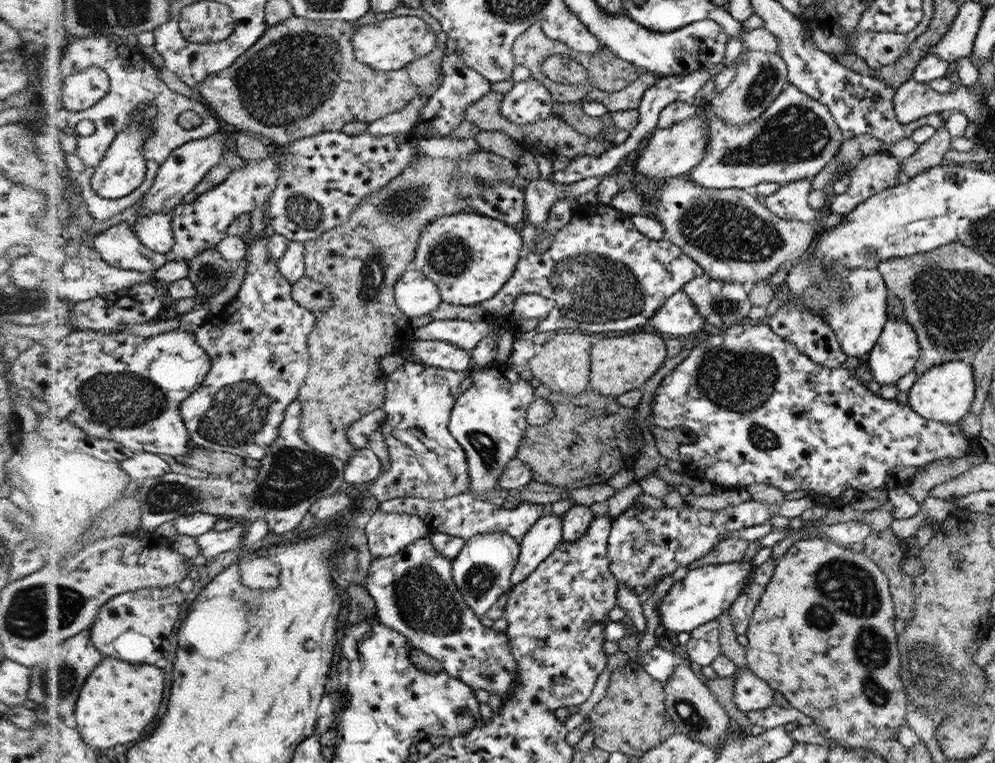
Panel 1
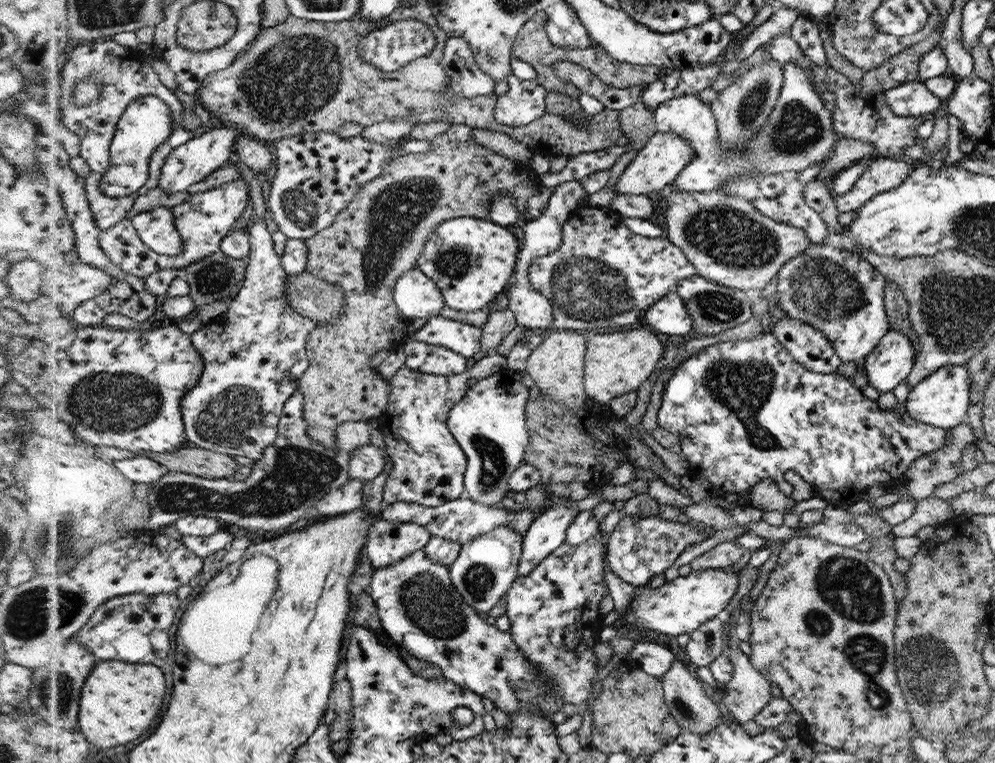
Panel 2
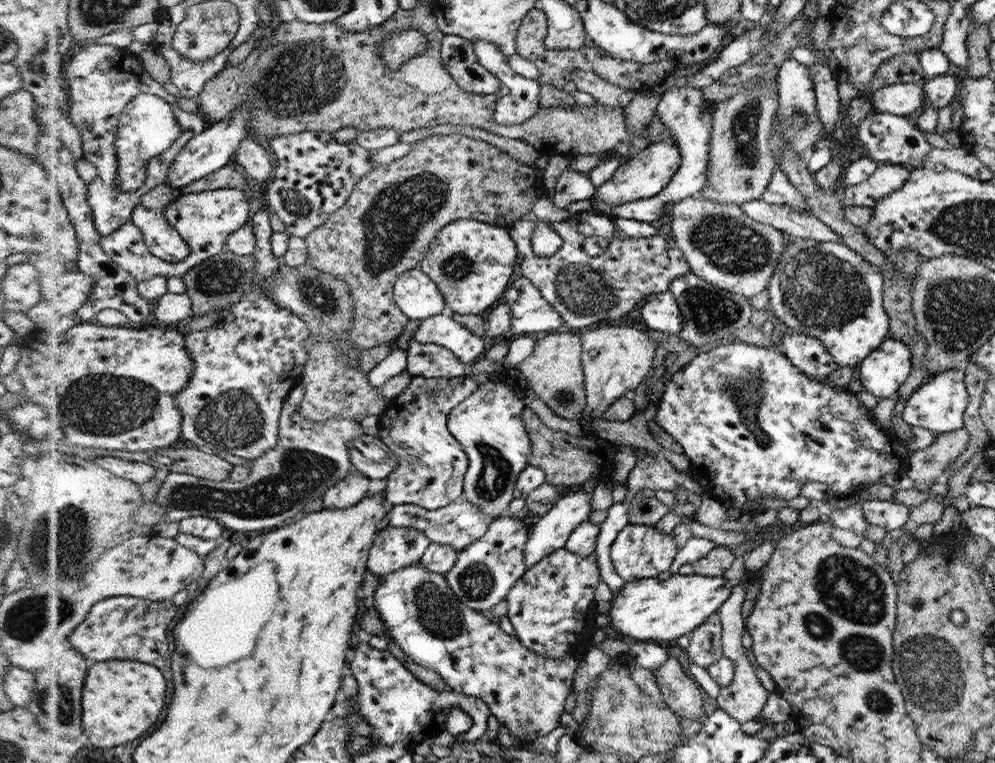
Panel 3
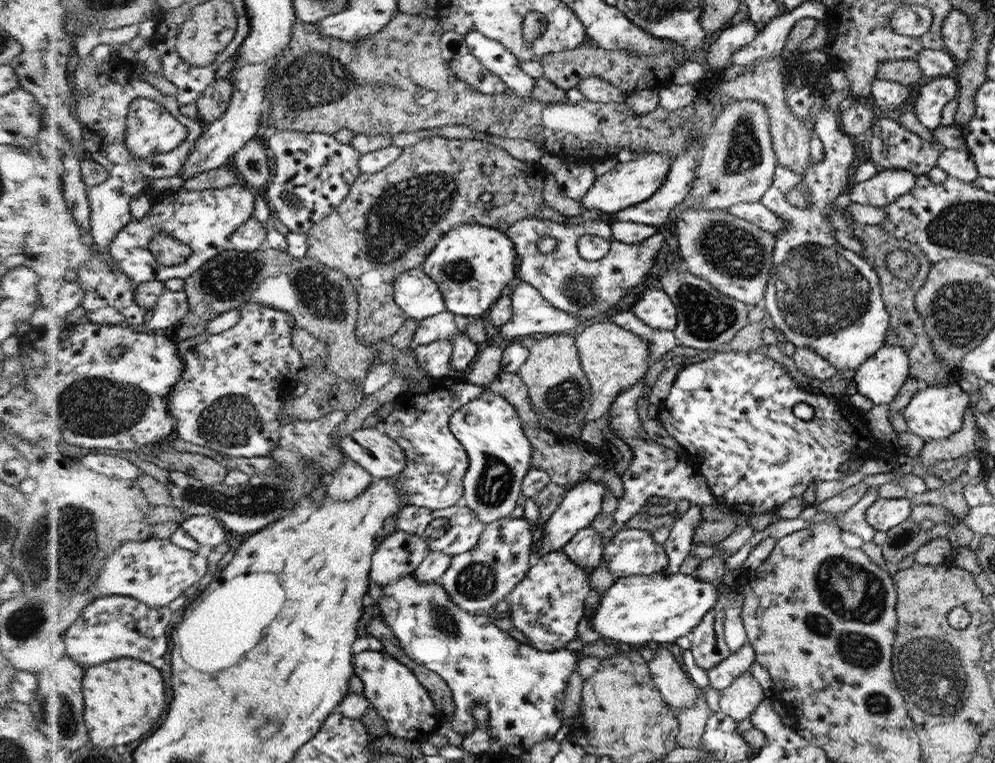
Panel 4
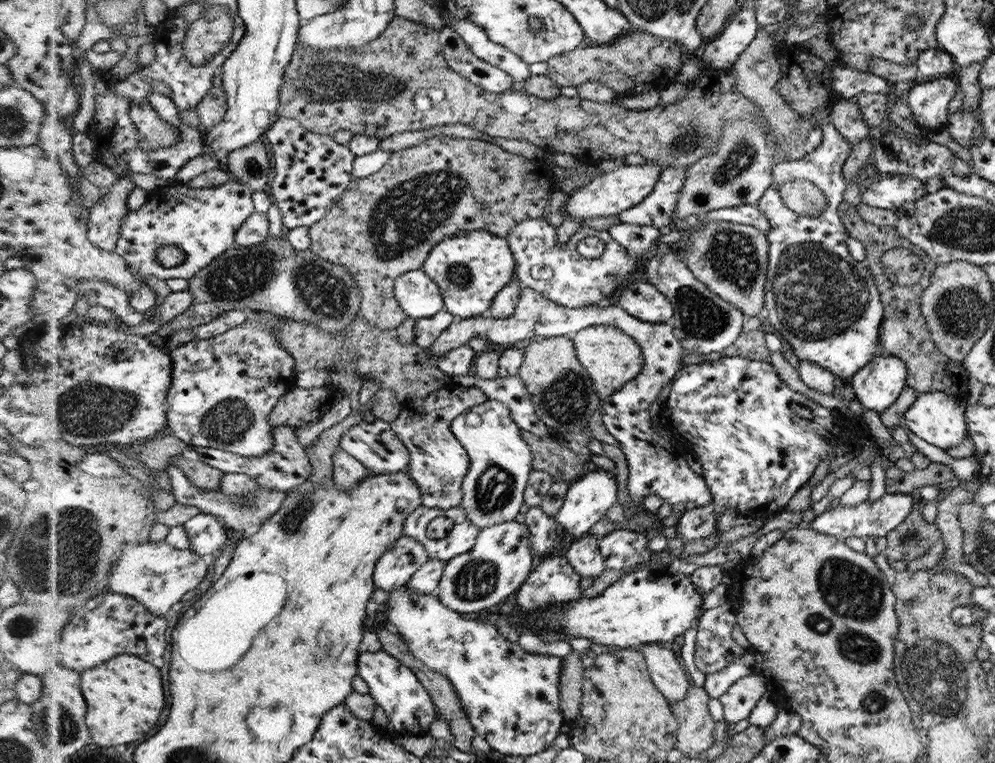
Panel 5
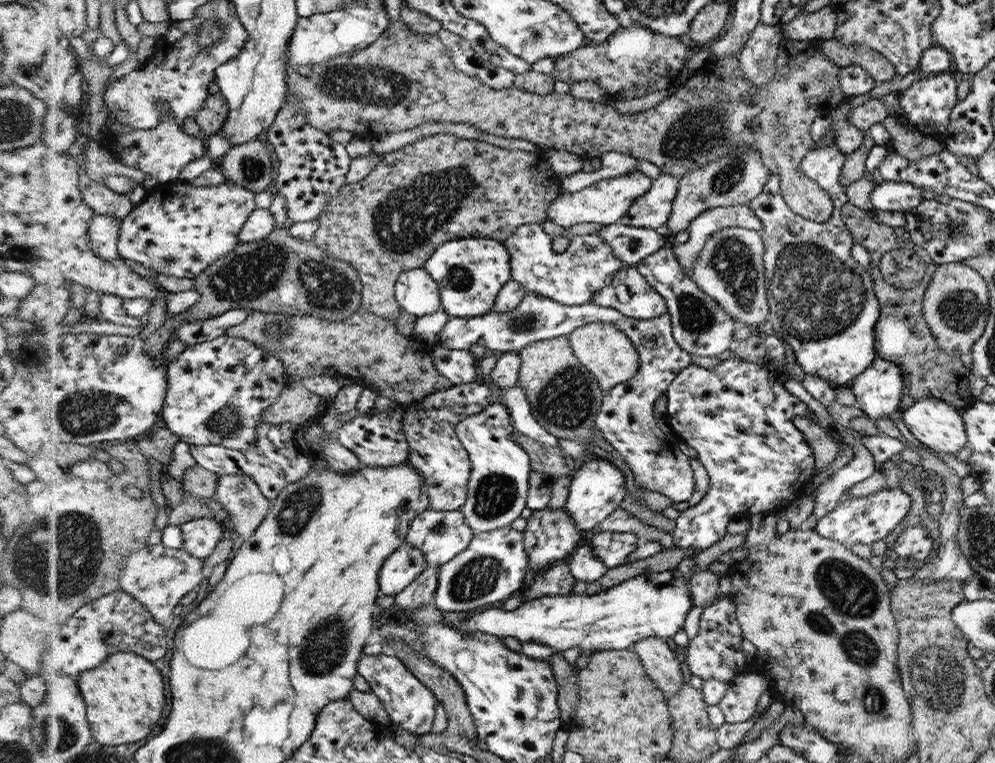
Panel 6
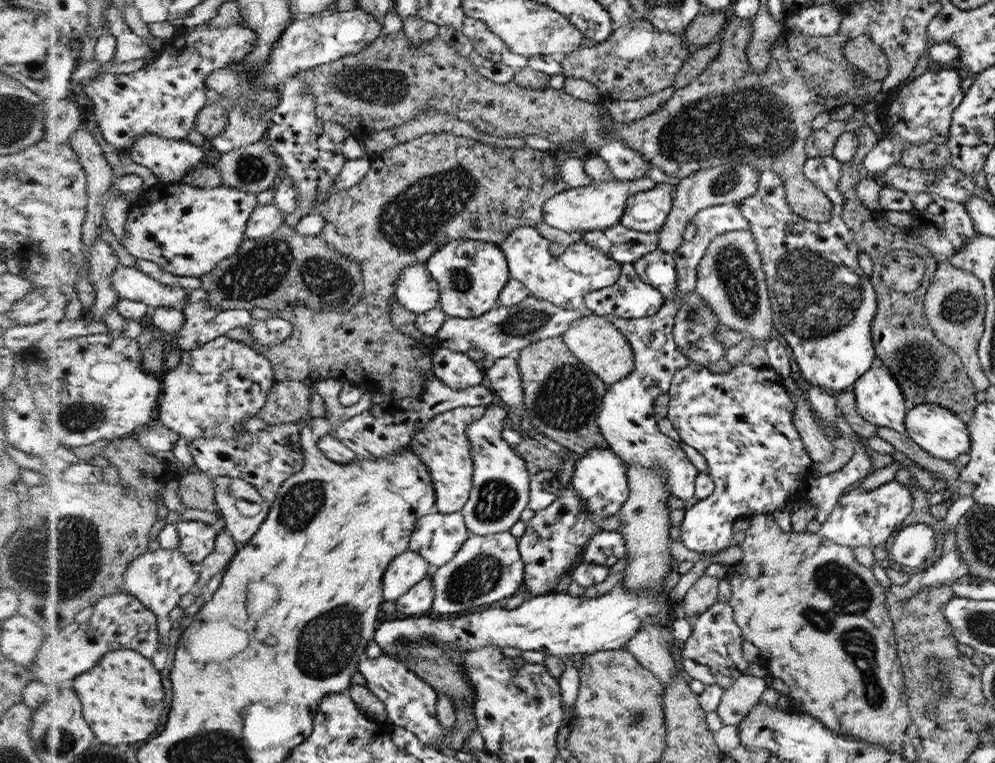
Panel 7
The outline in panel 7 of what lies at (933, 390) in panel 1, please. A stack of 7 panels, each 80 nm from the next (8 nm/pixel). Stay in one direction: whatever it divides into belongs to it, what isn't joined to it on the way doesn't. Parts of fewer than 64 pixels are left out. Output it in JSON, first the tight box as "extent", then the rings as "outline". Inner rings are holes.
{"extent":[905,403,971,462],"outline":[[[932,403],[910,405],[907,410],[905,426],[907,428],[906,436],[922,450],[936,458],[956,462],[960,456],[967,454],[971,449],[971,440],[968,438],[966,424],[955,415],[955,412],[944,406]]]}

